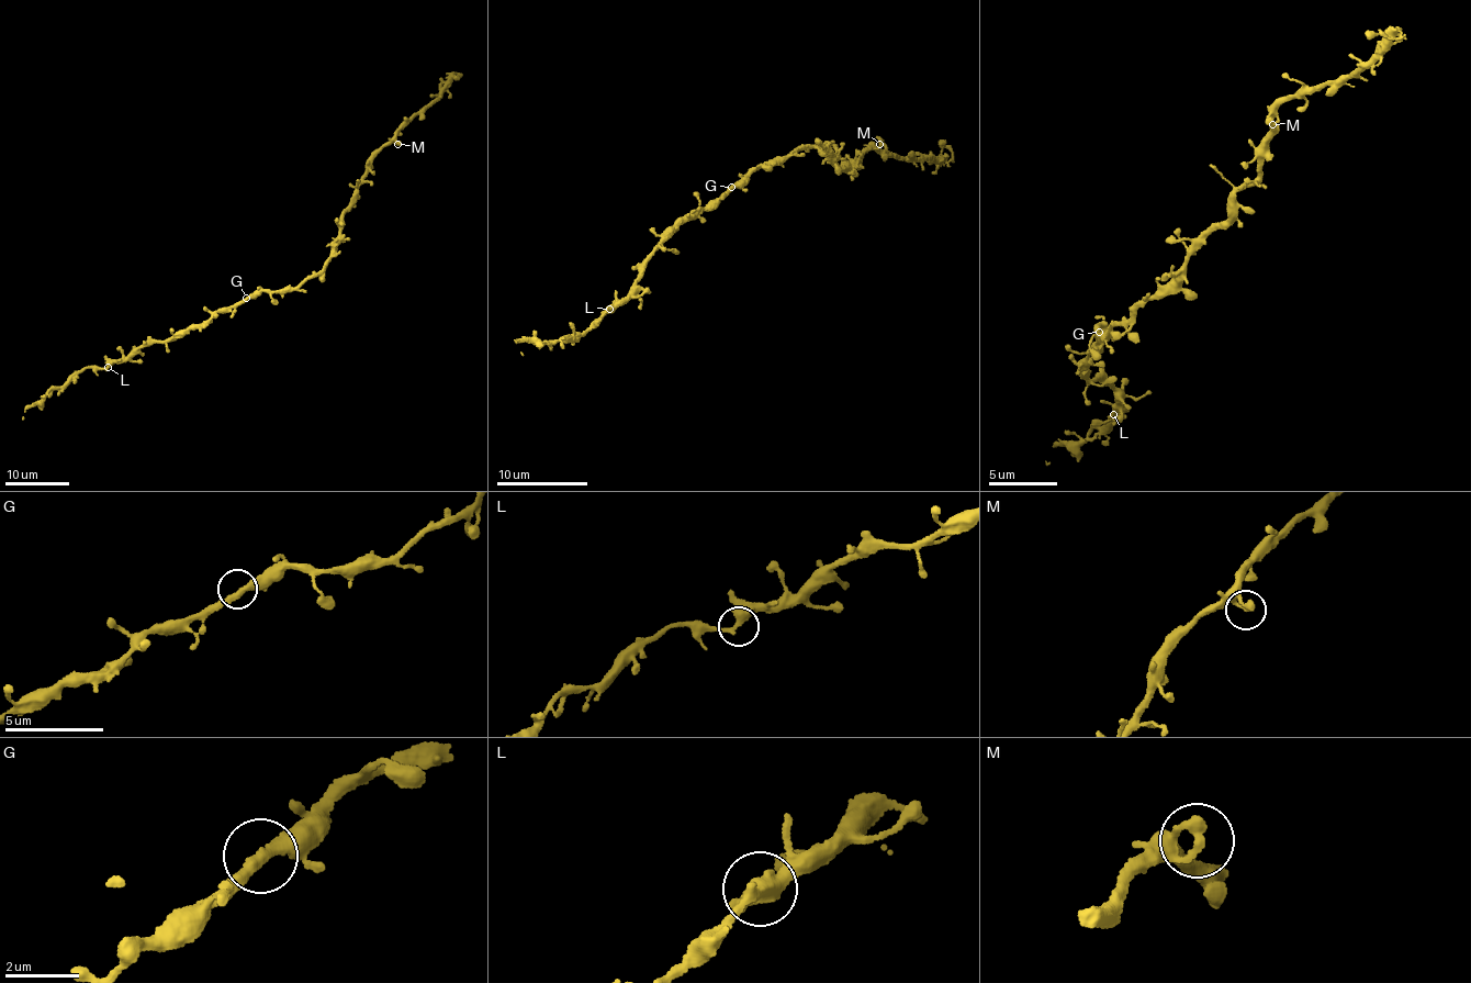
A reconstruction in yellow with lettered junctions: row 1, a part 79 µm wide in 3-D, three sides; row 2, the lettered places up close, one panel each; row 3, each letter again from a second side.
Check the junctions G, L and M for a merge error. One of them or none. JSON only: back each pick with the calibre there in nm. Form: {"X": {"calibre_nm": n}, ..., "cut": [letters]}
{"cut": []}

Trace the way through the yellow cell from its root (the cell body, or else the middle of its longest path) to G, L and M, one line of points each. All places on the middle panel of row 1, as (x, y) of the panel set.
G: (775, 163), (753, 167), (731, 187)
L: (775, 163), (753, 167), (716, 201), (665, 230), (660, 245), (642, 263), (630, 292), (608, 309)
M: (775, 163), (820, 143), (838, 165), (843, 166), (842, 162), (850, 170), (864, 151), (879, 144)

